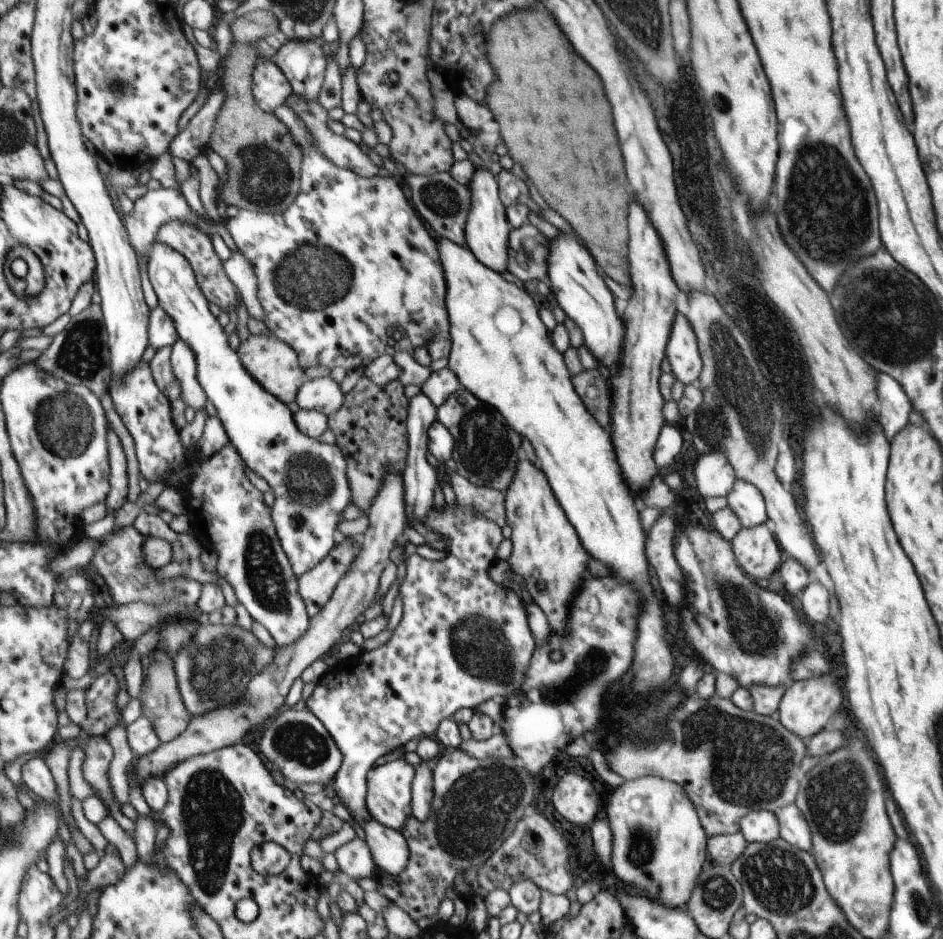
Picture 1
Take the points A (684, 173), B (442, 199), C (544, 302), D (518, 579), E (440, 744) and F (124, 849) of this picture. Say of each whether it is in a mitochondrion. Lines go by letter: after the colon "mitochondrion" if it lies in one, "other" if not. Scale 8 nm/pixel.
A: other
B: mitochondrion
C: other
D: other
E: other
F: other

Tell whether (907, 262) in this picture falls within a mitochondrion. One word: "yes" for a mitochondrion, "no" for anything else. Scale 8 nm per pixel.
no

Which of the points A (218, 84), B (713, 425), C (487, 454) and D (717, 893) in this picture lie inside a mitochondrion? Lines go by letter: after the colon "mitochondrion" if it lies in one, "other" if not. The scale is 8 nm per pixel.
A: other
B: mitochondrion
C: mitochondrion
D: mitochondrion

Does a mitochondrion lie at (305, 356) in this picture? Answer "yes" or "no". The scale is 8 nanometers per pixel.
no

